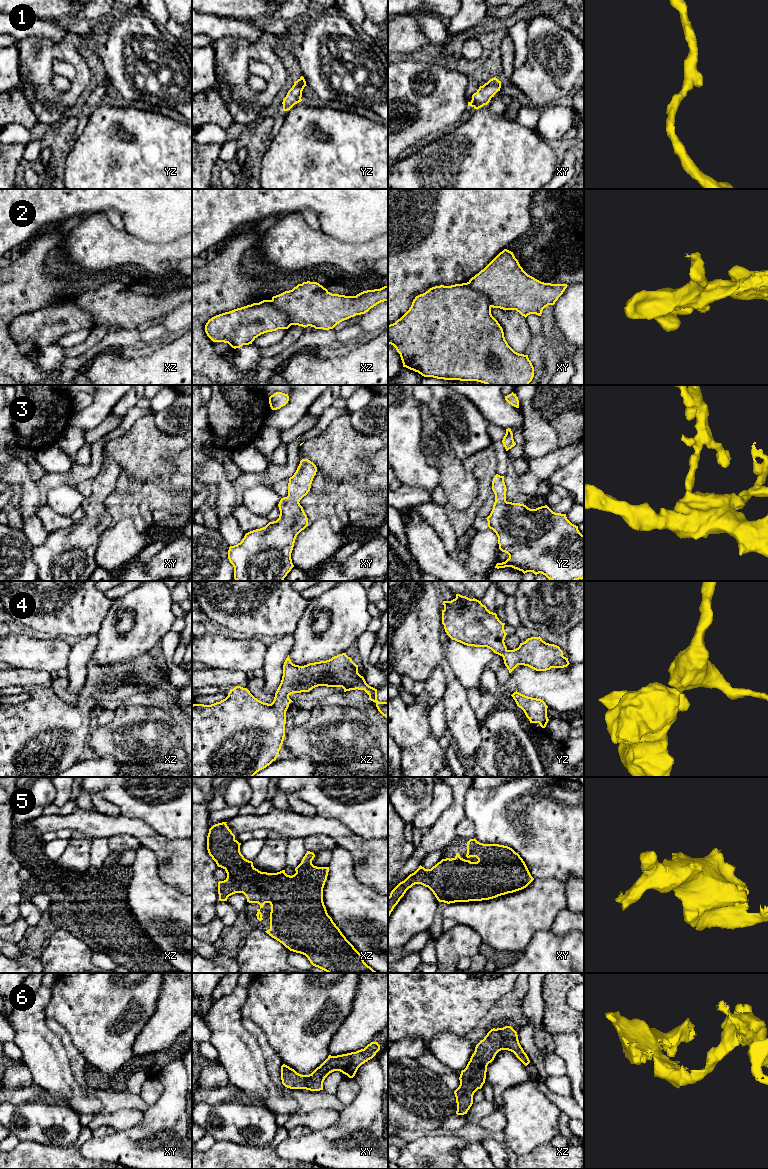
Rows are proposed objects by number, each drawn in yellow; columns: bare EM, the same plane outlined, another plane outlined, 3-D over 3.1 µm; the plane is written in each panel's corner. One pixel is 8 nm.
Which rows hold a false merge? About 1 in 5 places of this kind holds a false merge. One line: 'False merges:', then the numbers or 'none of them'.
False merges: 2

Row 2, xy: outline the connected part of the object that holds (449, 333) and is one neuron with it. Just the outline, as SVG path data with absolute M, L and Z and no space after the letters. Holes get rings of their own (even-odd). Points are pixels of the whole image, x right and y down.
M468 282L451 286L435 286L425 293L416 296L409 310L395 323L388 325L388 344L393 345L400 354L403 367L418 372L424 377L433 377L444 380L477 381L486 385L529 385L534 377L534 367L529 360L528 355L515 352L505 340L502 327L491 314L488 297L485 294L472 289Z

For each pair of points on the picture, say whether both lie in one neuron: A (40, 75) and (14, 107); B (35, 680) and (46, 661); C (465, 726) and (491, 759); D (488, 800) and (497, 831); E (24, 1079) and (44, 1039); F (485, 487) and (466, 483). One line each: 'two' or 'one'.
A: two
B: two
C: two
D: one
E: two
F: two

